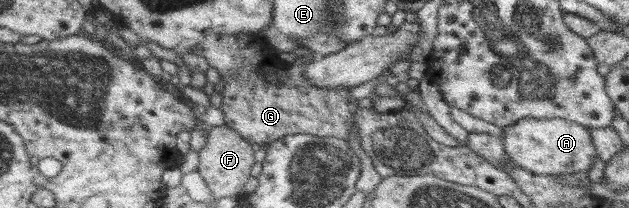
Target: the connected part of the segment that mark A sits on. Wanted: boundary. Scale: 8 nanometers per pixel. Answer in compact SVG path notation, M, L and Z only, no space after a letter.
M523 117L520 122L504 128L502 144L511 161L526 171L536 175L565 175L577 171L588 172L595 157L598 157L588 128L556 117L555 119L535 119Z

